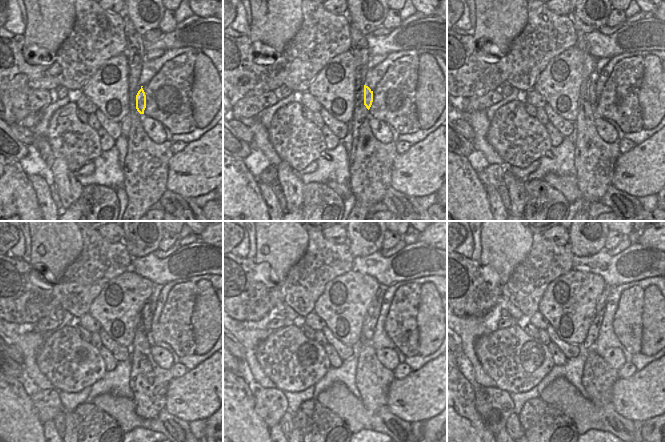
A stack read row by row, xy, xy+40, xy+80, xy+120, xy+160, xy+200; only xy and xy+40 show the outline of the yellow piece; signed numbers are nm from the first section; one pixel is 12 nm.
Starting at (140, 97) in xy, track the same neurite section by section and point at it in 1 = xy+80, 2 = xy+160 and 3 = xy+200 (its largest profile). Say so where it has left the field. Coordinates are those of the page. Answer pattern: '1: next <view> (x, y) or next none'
1: next xy+80 (592, 89)
2: next xy+160 (374, 300)
3: next xy+200 (601, 301)

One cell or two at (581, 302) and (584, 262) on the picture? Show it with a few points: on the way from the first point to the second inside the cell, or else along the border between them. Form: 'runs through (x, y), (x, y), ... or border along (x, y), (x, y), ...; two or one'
border along (573, 268), (579, 271), (597, 273), (604, 282); two

